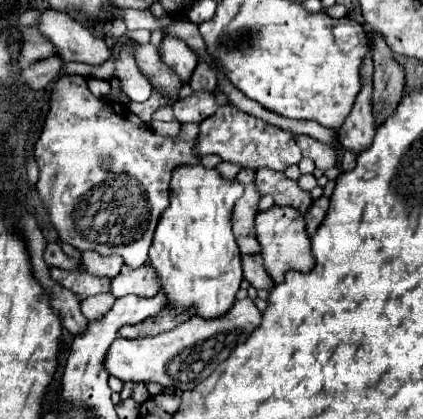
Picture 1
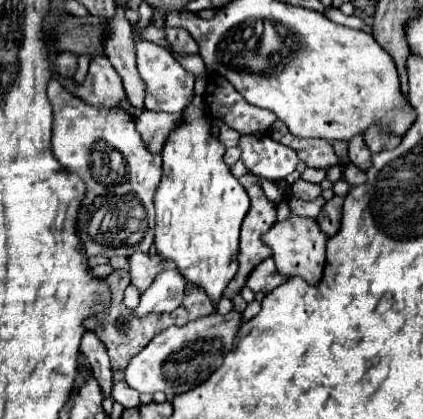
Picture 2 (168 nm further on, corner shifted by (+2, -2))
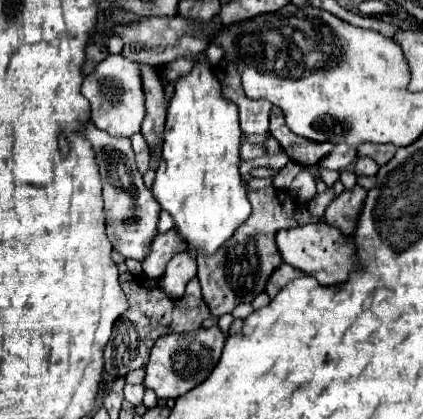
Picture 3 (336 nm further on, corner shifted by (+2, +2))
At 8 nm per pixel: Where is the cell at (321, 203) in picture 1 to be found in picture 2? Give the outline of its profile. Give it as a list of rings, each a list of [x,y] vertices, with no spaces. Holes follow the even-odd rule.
[[[334,196],[334,198],[330,198],[330,200],[324,204],[322,214],[318,216],[318,226],[320,226],[320,230],[324,230],[324,234],[328,234],[328,236],[336,234],[336,230],[340,228],[342,202],[344,202],[344,196]]]

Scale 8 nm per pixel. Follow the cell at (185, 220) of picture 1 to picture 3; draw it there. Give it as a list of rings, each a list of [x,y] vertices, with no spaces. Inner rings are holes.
[[[200,54],[194,58],[194,68],[178,78],[172,100],[168,102],[164,154],[152,186],[154,198],[172,216],[178,234],[190,248],[188,250],[190,256],[214,254],[234,234],[234,230],[250,216],[250,202],[246,198],[242,176],[238,172],[240,142],[242,142],[242,130],[238,122],[238,106],[234,106],[232,100],[224,98],[220,80],[210,68],[208,56]]]

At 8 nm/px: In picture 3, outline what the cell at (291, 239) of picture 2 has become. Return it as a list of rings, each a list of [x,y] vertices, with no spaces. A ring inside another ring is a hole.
[[[306,224],[294,230],[280,230],[276,236],[282,260],[308,276],[314,276],[322,286],[334,286],[348,280],[352,274],[356,260],[356,244],[354,240],[346,238],[340,230],[330,224]]]

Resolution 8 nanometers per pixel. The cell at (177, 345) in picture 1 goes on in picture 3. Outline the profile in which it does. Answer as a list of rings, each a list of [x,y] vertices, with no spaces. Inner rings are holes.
[[[212,326],[208,330],[200,328],[196,332],[188,332],[188,334],[166,334],[164,338],[158,338],[150,360],[146,364],[146,378],[144,378],[144,386],[152,388],[156,392],[158,398],[180,398],[182,394],[186,394],[188,390],[192,390],[194,386],[202,384],[210,372],[214,370],[214,366],[220,360],[222,348],[224,348],[224,334],[220,332],[218,326]]]

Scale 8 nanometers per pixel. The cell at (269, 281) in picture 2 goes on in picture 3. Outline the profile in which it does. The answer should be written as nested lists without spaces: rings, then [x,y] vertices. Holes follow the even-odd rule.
[[[282,264],[282,266],[272,274],[272,278],[270,278],[268,286],[266,286],[266,294],[268,294],[270,298],[274,298],[288,282],[292,282],[292,280],[296,280],[296,278],[300,278],[300,276],[304,276],[302,270],[296,270],[294,266],[288,266],[288,264]]]

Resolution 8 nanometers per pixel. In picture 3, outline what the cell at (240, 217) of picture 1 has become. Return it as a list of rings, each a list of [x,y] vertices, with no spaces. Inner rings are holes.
[[[272,186],[258,192],[250,190],[248,200],[252,204],[252,214],[242,226],[236,228],[236,234],[232,234],[232,238],[224,244],[224,250],[218,250],[212,258],[196,258],[202,296],[214,318],[230,314],[238,304],[252,302],[260,292],[264,292],[264,284],[268,284],[272,270],[282,266],[282,256],[276,246],[276,232],[298,226],[294,218],[296,202],[288,192],[282,192],[280,200],[278,190]]]

